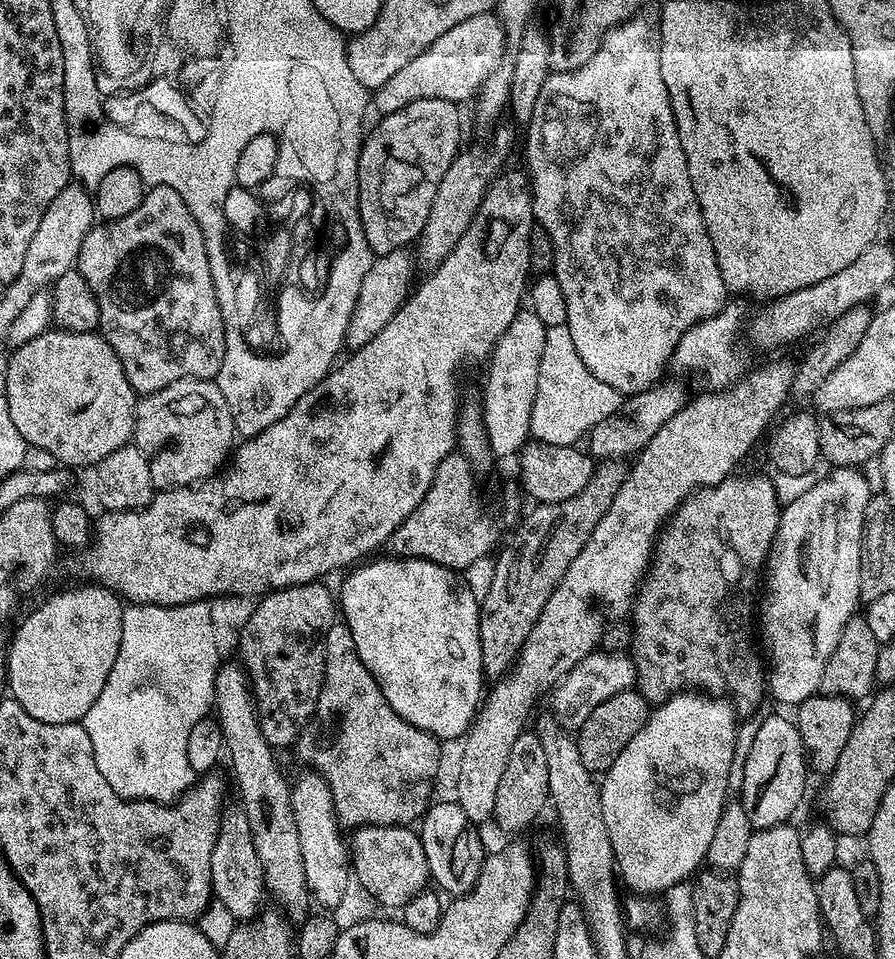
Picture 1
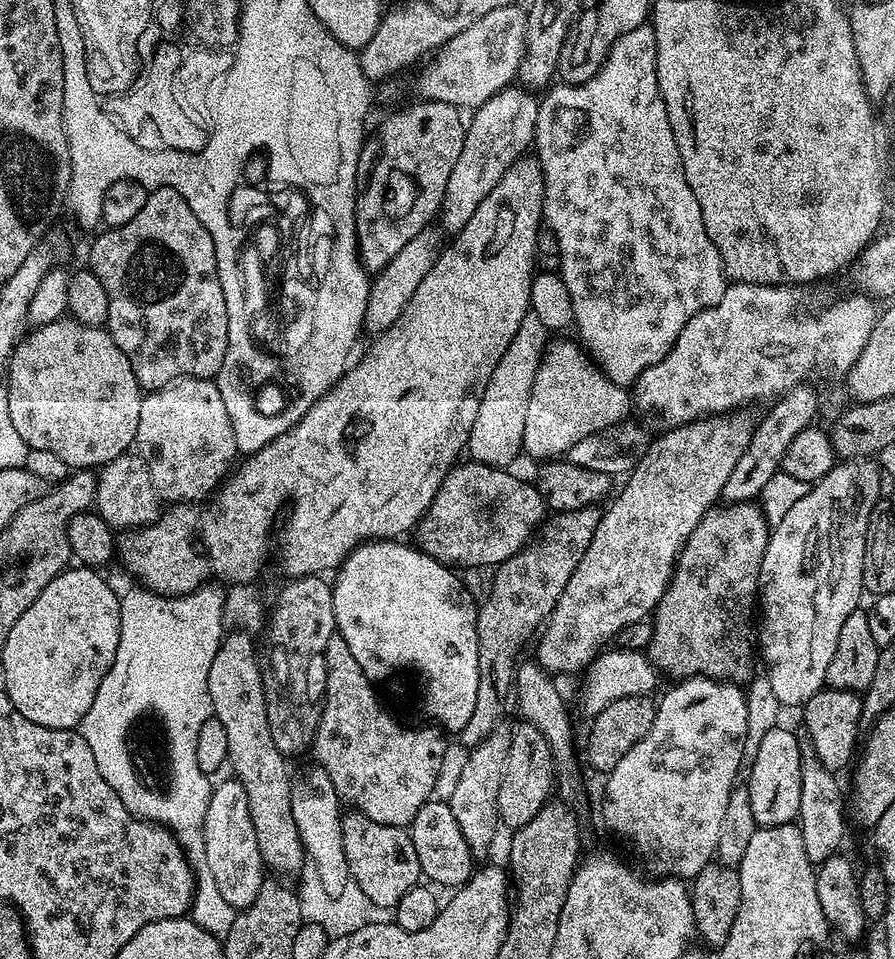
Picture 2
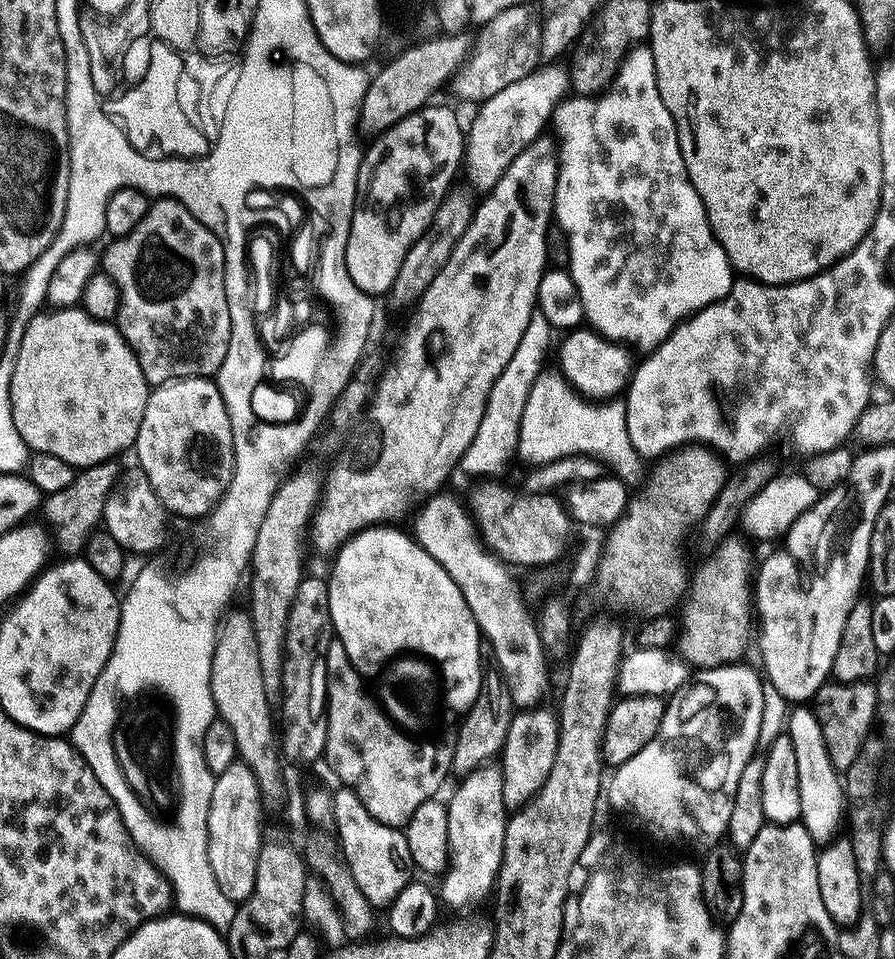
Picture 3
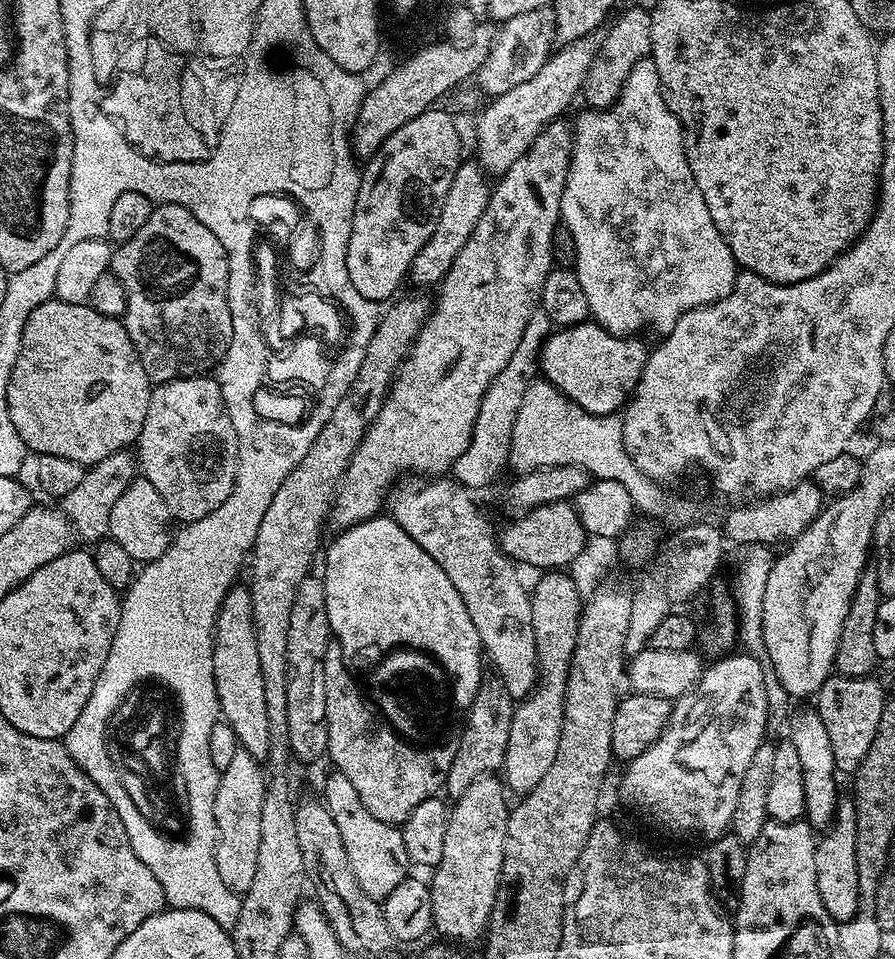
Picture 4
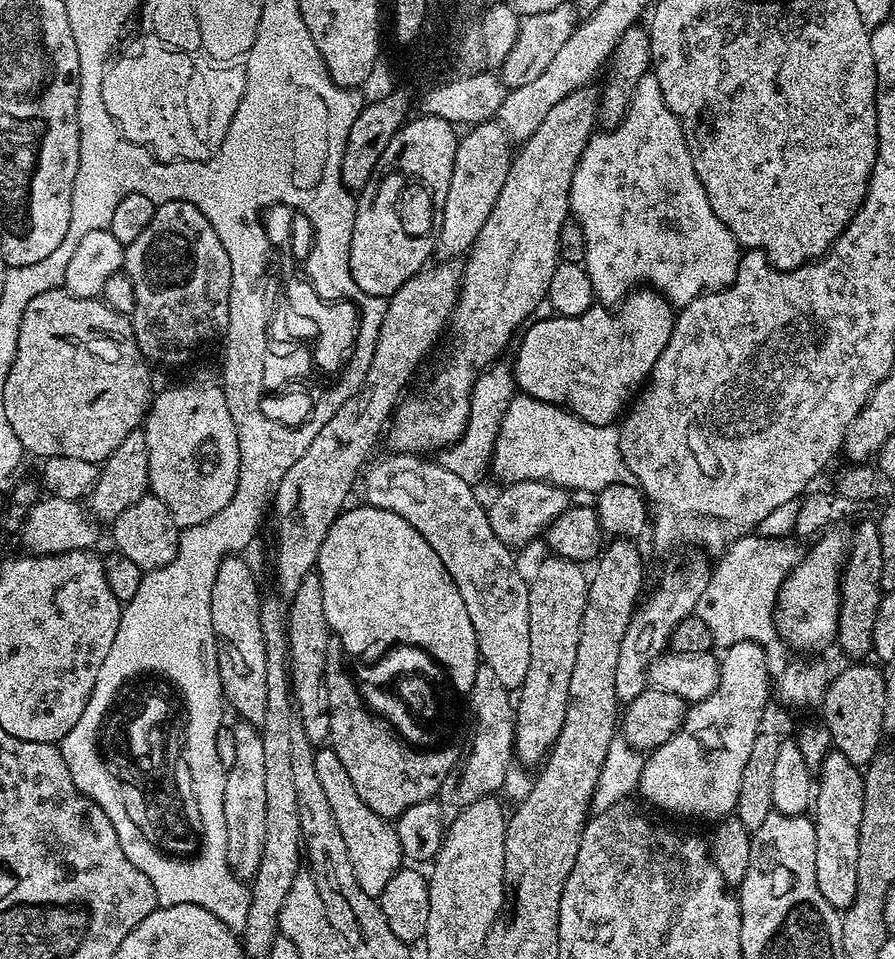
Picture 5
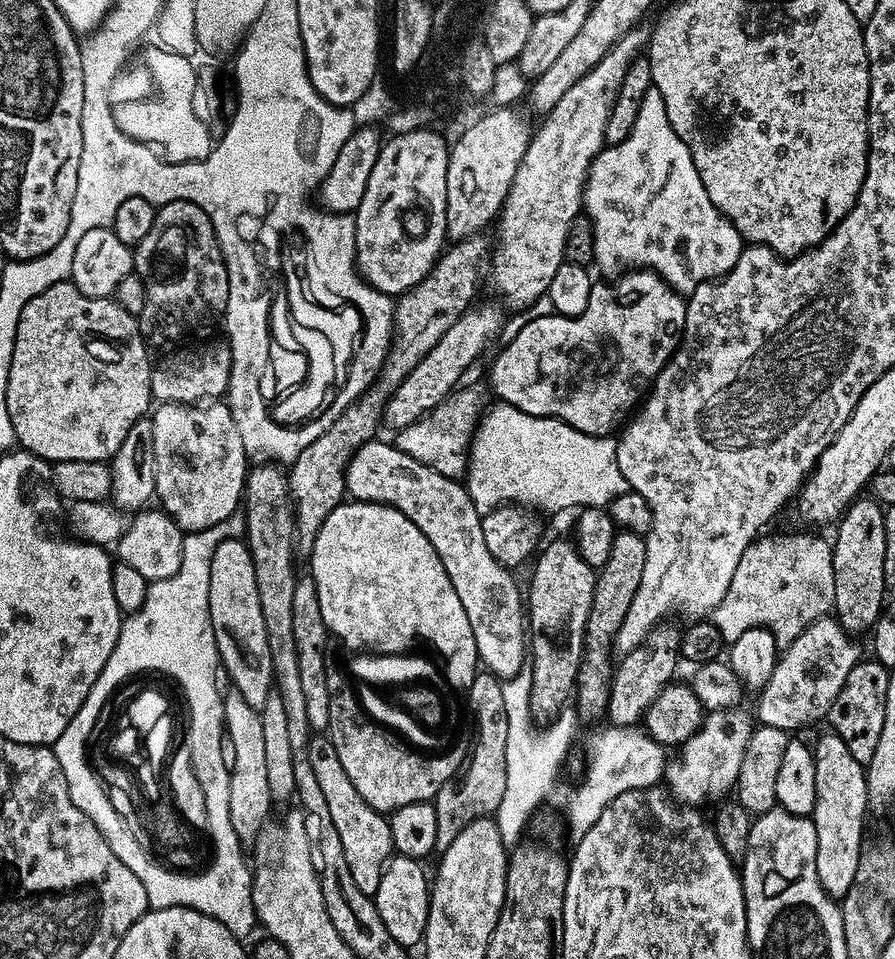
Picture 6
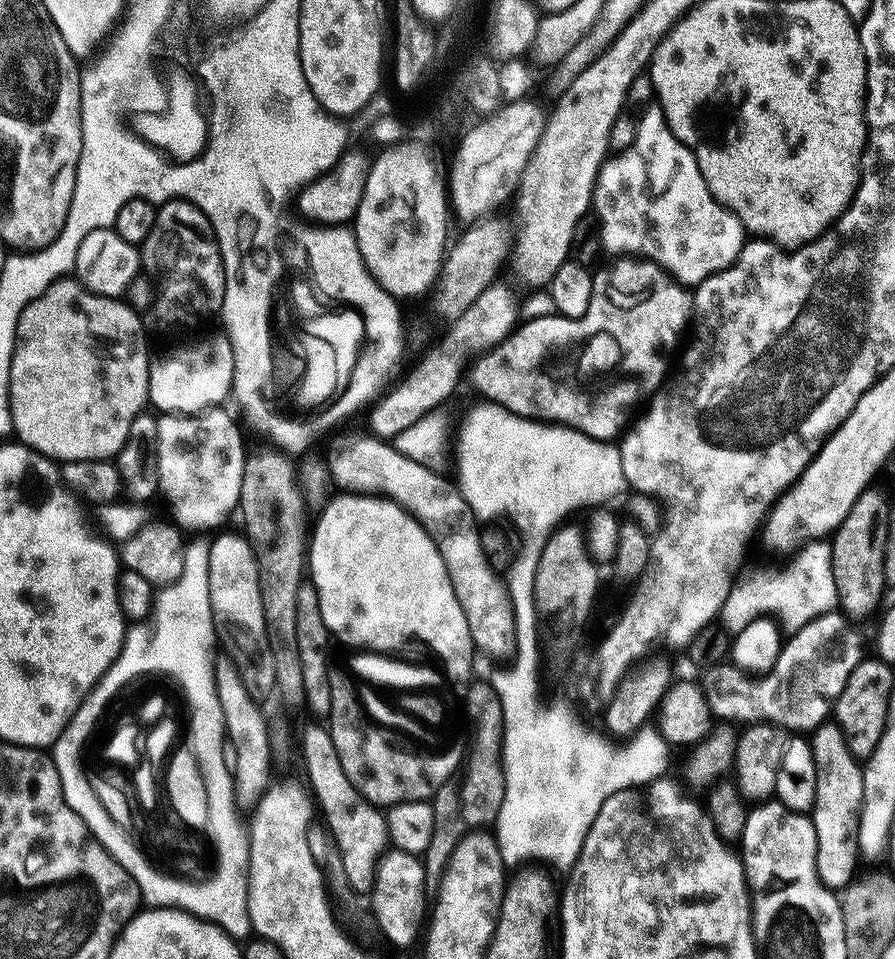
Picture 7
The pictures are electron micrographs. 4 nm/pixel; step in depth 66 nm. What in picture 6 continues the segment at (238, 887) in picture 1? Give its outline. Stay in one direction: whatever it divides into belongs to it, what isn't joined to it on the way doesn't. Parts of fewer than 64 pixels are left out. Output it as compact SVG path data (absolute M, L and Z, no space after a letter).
M235 690L223 693L224 727L232 745L235 745L235 763L230 772L230 822L241 845L252 846L268 817L268 806L273 805L270 782L266 782L266 753L262 735L262 718Z

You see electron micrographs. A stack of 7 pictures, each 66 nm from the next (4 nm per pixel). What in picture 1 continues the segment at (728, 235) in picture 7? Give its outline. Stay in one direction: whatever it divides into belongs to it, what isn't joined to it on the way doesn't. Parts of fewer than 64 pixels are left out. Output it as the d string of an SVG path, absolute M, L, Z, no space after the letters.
M641 6L629 20L622 22L617 28L611 28L602 40L602 46L598 46L598 54L594 54L594 58L590 58L586 66L573 72L552 72L548 75L546 86L542 86L542 94L538 94L538 102L534 102L534 114L526 126L526 132L526 168L530 173L532 185L532 214L535 223L544 228L546 234L550 234L550 242L554 242L554 275L566 298L567 326L574 338L574 347L578 350L582 362L586 362L586 370L590 370L594 378L606 382L606 386L614 386L614 390L618 390L621 397L627 398L636 392L646 391L663 377L660 375L663 374L664 367L669 367L682 334L686 334L690 326L718 314L726 303L726 289L722 282L722 274L718 270L714 246L704 225L694 186L688 177L688 159L678 138L674 110L670 106L670 94L666 90L666 82L662 82L660 8Z

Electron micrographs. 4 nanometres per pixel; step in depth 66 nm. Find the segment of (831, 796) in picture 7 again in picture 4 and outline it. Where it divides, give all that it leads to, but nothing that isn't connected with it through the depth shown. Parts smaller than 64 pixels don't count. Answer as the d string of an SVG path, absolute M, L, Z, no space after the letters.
M844 798L837 803L835 815L830 827L816 842L814 854L814 874L818 882L818 898L826 906L826 914L842 925L854 914L860 905L858 894L858 862L854 858L854 834L856 833L856 807L851 798Z

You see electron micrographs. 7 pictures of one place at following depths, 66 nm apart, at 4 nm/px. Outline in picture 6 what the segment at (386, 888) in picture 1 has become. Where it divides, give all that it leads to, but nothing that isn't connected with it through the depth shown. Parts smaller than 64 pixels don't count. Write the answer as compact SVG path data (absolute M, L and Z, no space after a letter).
M313 735L308 749L310 766L314 766L314 778L318 778L326 806L330 806L334 830L338 830L338 838L342 838L342 850L346 854L346 866L350 866L350 878L354 878L354 883L358 890L362 890L362 894L375 897L378 882L382 882L384 868L394 855L389 817L383 812L375 812L362 798L362 794L354 790L354 782L346 778L346 770L342 770L342 761L327 735Z

